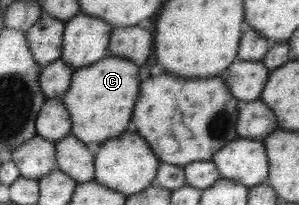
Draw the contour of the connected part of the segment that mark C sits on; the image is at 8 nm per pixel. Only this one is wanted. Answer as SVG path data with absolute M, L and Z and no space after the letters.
M105 57L92 65L75 70L70 87L61 99L70 114L70 135L86 145L103 144L130 129L132 109L140 93L138 73L138 65L120 57Z

